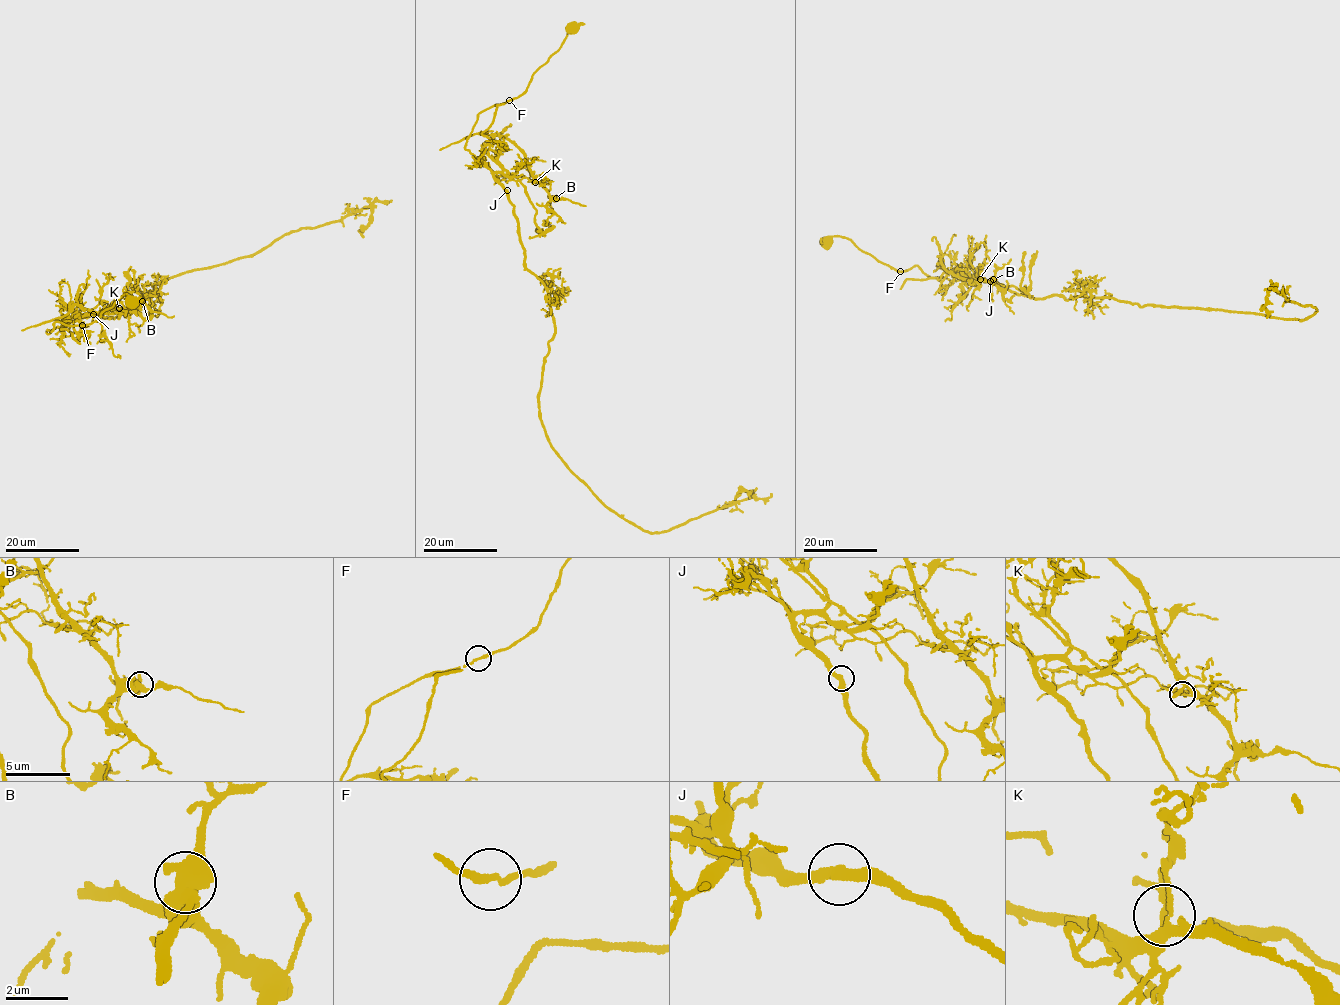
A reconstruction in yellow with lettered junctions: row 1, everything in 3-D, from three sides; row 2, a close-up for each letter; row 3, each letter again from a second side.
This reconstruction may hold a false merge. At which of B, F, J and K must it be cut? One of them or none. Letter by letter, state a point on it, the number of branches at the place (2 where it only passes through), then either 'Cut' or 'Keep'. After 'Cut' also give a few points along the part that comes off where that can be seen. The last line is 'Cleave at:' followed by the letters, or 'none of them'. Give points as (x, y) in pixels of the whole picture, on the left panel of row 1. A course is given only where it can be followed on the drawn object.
B: Place: (142, 301). Branches: 3. Keep
F: Place: (82, 325). Branches: 2. Keep
J: Place: (93, 314). Branches: 2. Keep
K: Place: (119, 308). Branches: 2. Cut. Course of the part to remove: (119, 309), (120, 312), (106, 314), (75, 305), (69, 319), (137, 307), (143, 297), (135, 287), (132, 269)
Cleave at: K

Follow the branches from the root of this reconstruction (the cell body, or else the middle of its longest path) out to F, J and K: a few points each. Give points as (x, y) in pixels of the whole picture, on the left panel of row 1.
F: (132, 301), (125, 294), (96, 320), (82, 325)
J: (132, 301), (125, 294), (93, 322), (81, 326), (57, 321), (54, 329), (47, 332), (93, 314)
K: (132, 301), (125, 294), (93, 322), (57, 321), (47, 332), (79, 314), (119, 309)

